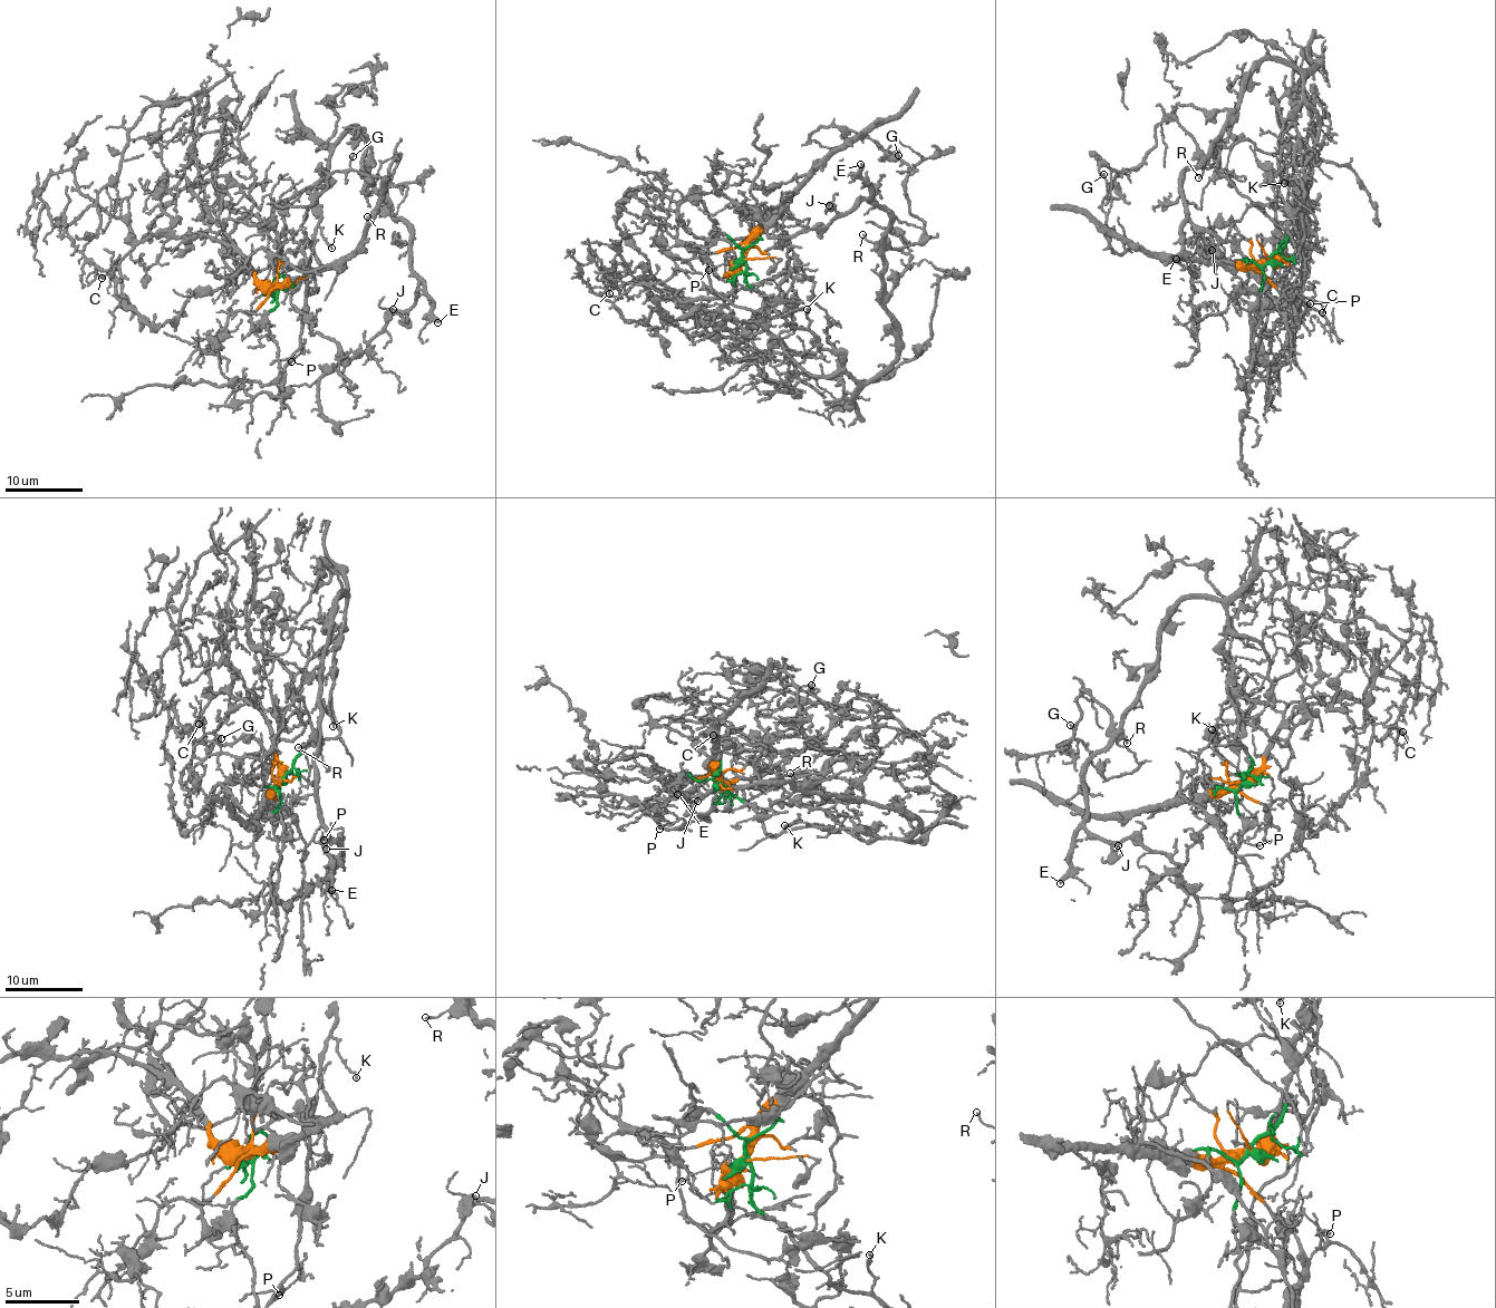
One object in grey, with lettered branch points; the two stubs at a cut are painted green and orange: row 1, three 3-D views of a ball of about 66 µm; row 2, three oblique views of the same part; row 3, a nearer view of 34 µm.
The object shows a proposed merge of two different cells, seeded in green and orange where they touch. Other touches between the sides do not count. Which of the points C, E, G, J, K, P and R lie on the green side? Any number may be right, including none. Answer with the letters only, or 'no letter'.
E, G, J, K, R

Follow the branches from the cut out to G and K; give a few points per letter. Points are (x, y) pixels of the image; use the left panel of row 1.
G: (273, 288), (319, 265), (318, 197), (355, 127), (387, 206), (397, 160), (389, 183), (356, 171), (354, 155)
K: (273, 288), (278, 275), (297, 268), (303, 270), (319, 265), (314, 246), (317, 229), (331, 248)

